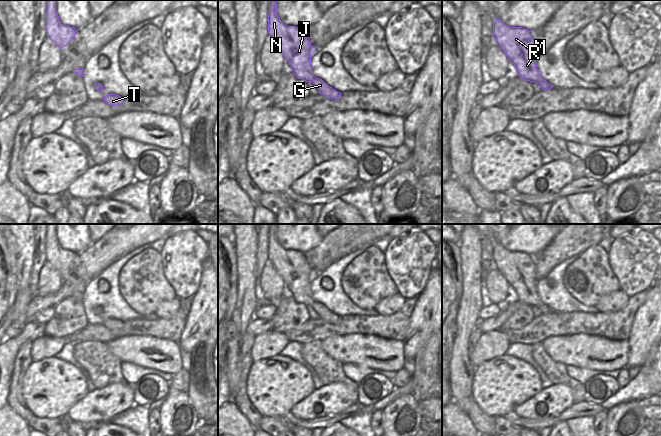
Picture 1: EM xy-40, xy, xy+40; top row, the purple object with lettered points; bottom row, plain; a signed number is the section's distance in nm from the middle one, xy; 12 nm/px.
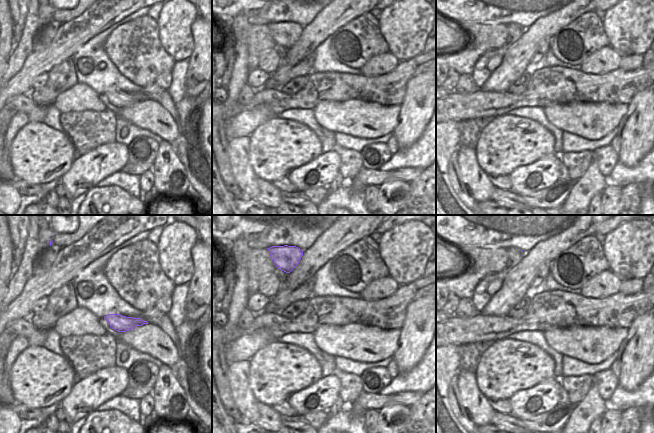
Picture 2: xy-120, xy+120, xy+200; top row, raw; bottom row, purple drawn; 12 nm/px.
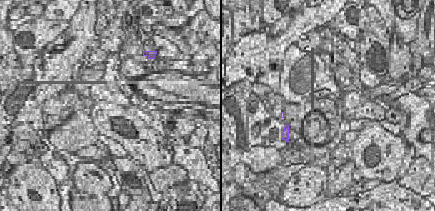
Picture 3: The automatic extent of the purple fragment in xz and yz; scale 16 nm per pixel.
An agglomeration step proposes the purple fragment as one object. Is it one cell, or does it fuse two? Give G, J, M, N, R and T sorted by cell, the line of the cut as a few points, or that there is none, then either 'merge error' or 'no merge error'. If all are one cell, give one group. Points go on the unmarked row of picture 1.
G J M N R T | no cut | no merge error

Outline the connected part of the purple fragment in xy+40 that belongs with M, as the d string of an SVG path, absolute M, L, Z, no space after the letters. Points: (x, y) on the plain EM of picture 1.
M493 242L493 260L516 293L520 302L536 306L542 314L553 312L539 298L536 288L536 266L532 255L522 251L509 251L498 242Z

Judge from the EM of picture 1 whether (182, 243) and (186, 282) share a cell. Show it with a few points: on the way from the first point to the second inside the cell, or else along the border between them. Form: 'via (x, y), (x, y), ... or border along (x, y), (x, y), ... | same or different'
via (182, 253), (183, 272) | same

